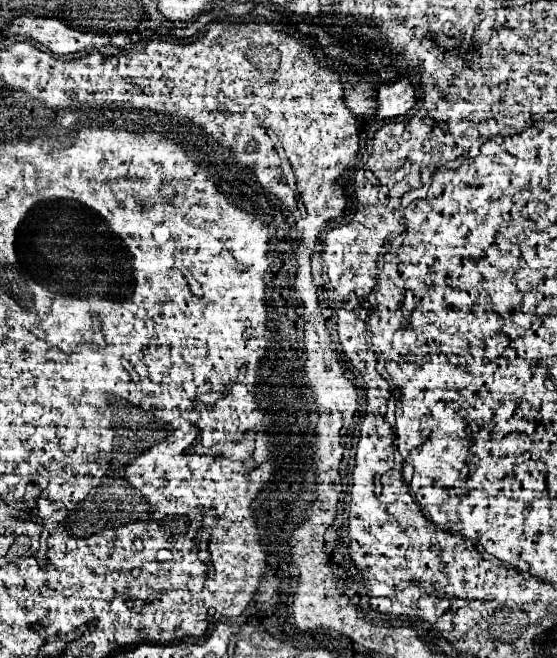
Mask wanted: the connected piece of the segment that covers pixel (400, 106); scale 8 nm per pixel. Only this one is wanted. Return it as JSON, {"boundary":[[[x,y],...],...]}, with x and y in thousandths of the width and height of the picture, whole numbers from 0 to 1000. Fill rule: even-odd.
{"boundary":[[[715,119],[675,134],[675,182],[722,176],[743,161],[743,134],[732,119]]]}

